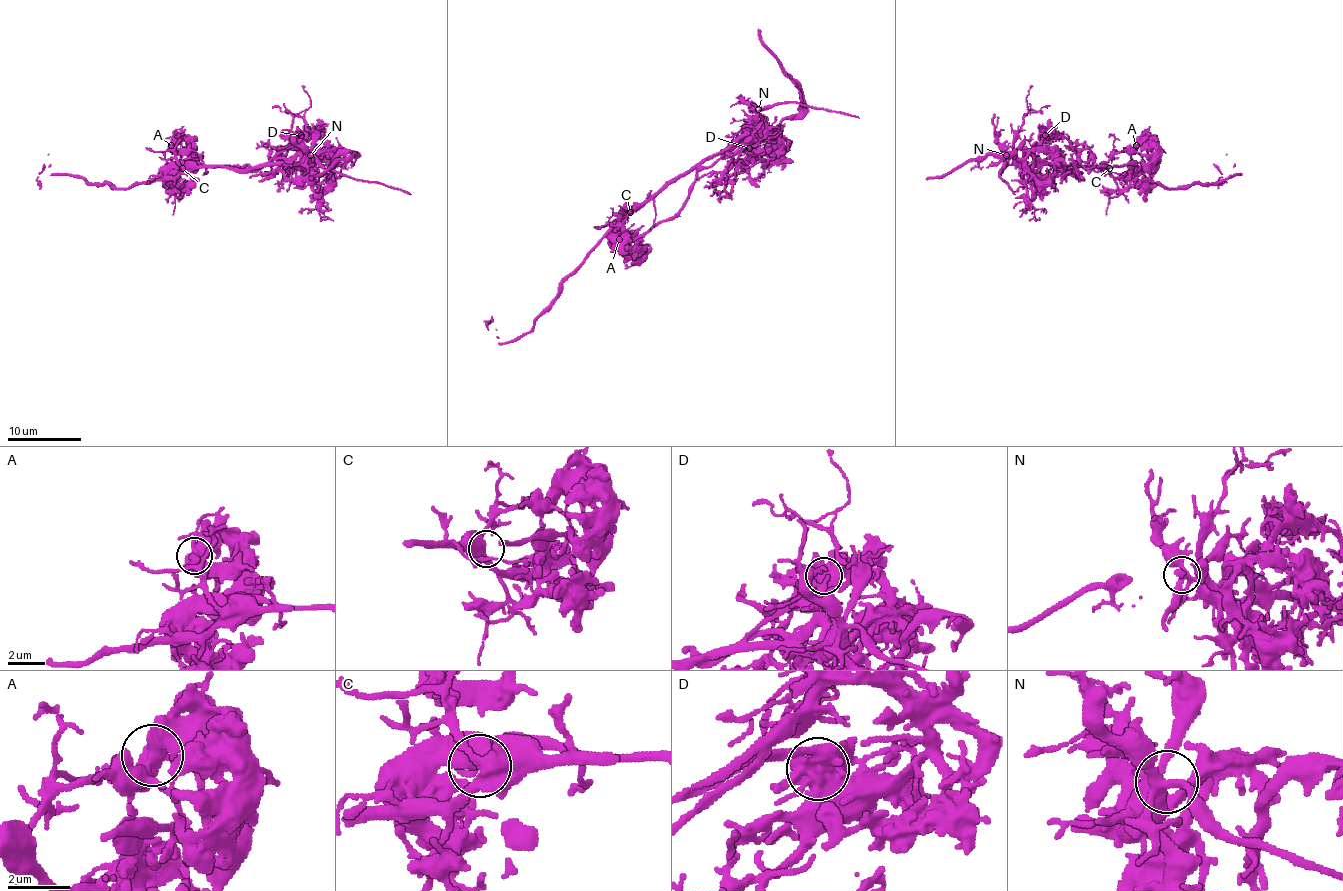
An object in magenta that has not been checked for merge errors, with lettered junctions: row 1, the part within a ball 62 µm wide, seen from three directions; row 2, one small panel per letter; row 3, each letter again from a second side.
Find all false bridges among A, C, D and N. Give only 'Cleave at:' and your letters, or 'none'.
Cleave at: A, D

